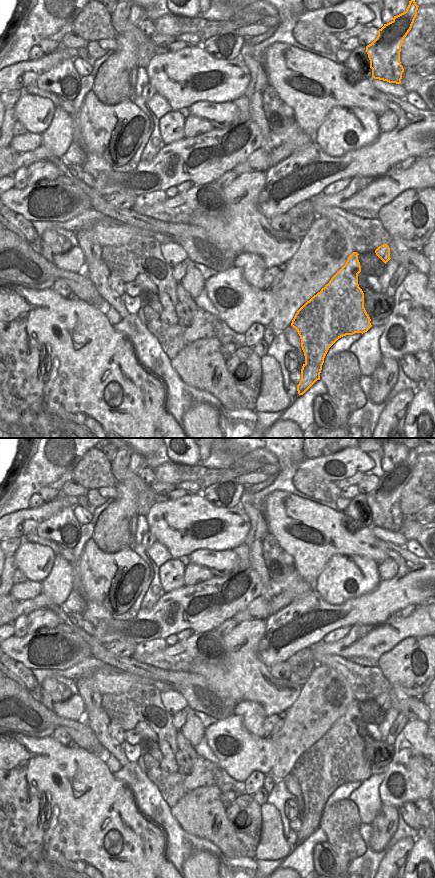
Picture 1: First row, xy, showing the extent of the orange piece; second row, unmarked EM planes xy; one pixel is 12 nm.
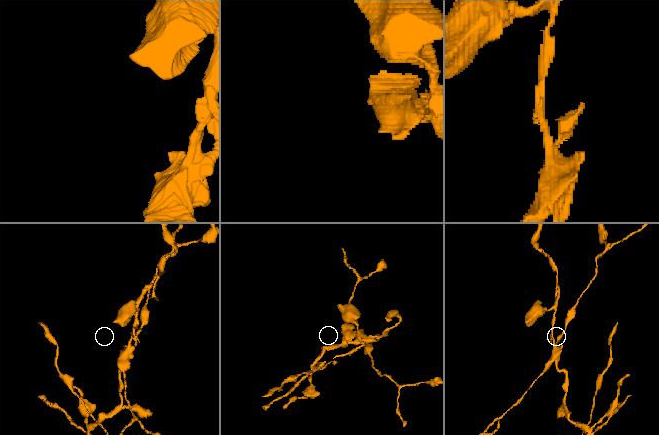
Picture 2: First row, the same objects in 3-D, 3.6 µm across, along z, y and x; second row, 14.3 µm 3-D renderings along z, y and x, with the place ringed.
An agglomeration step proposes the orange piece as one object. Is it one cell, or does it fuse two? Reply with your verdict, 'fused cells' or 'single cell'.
fused cells

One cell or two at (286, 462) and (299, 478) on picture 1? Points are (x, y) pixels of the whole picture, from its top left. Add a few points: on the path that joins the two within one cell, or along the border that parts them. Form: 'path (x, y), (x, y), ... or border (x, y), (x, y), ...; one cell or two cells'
border (298, 469), (293, 476), (293, 485), (306, 494); two cells

